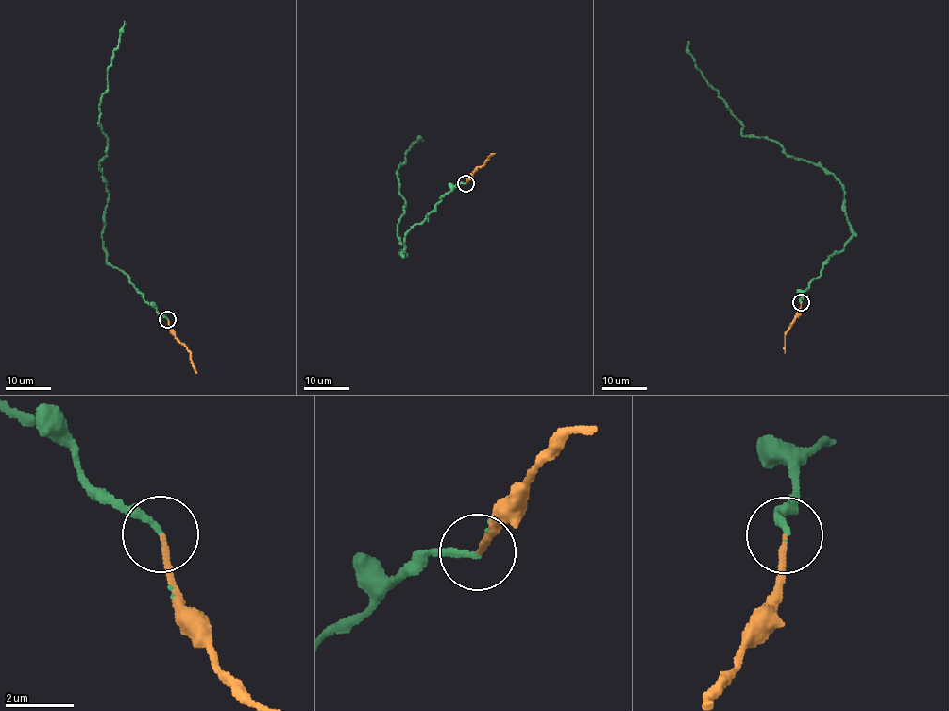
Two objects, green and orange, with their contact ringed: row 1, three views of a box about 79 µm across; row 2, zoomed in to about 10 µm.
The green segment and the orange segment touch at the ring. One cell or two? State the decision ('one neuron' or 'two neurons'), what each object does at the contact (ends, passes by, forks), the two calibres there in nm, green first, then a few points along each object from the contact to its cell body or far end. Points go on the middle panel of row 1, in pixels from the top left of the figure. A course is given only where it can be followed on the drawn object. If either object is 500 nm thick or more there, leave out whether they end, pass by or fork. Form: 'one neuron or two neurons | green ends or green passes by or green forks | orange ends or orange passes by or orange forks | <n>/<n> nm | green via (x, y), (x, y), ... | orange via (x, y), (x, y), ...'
one neuron | green ends | orange ends | 200/160 nm | green via (466, 182), (414, 225), (399, 253), (406, 252), (397, 234), (405, 200), (397, 169), (411, 145), (422, 141) | orange via (466, 182), (495, 153)

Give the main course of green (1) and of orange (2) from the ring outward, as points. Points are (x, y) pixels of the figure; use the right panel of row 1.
1: (801, 302), (822, 263), (852, 235), (844, 187), (774, 141), (742, 134), (743, 125), (695, 64), (689, 41)
2: (801, 302), (798, 314), (785, 334), (785, 352)

